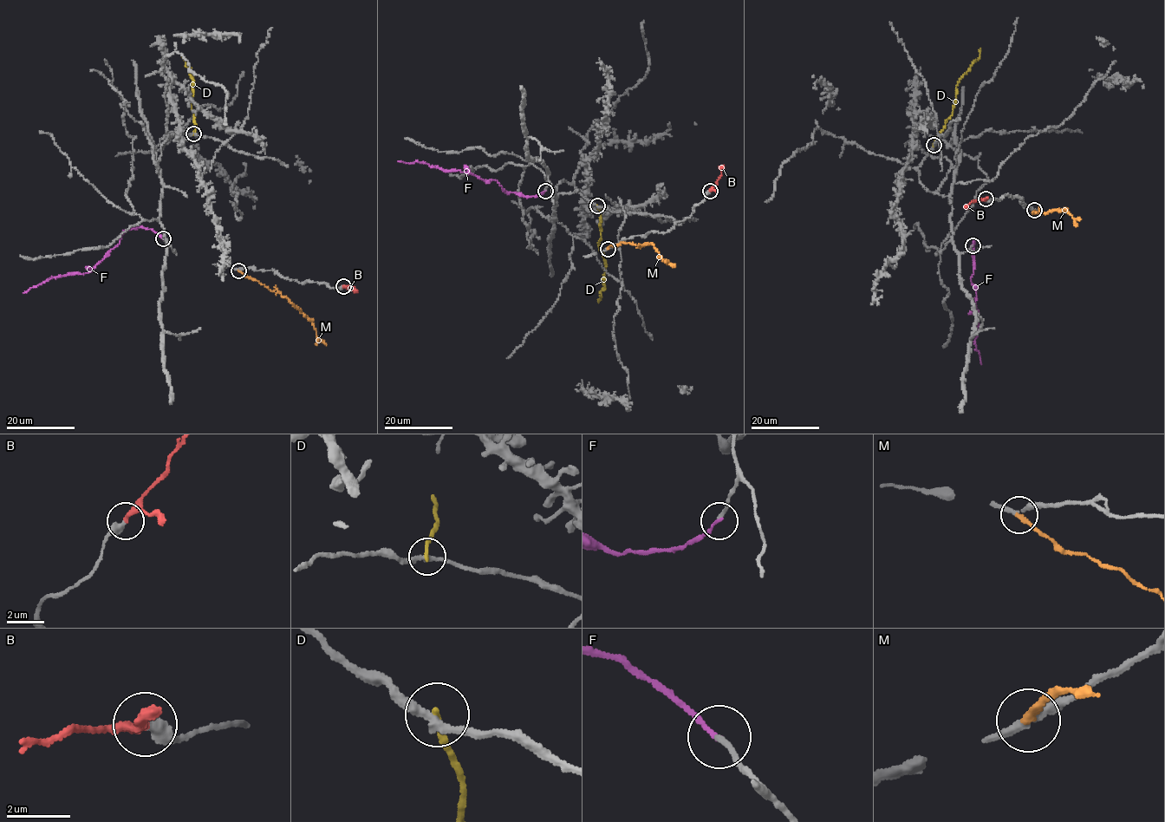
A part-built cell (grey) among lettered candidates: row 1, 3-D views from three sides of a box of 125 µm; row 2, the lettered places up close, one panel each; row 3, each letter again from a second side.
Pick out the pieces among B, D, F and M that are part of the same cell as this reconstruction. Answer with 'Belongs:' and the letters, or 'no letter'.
Belongs: B, F

